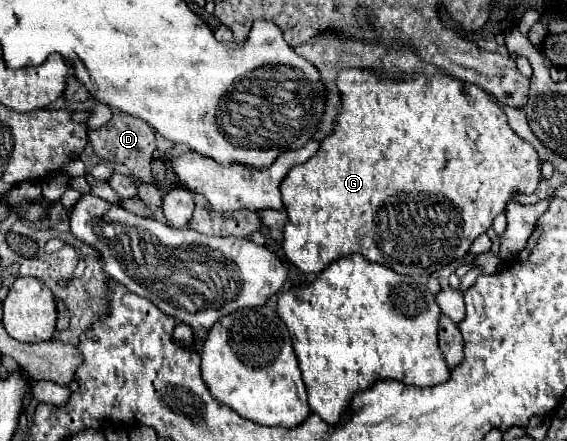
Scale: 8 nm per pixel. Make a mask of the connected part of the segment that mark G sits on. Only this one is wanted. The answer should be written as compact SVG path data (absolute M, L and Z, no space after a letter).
M343 68L337 74L337 90L341 94L341 104L339 104L339 114L335 118L331 134L327 134L321 140L321 146L313 158L309 158L303 164L293 166L281 182L283 204L289 214L289 224L283 228L283 236L285 236L283 250L287 258L301 272L319 274L333 260L357 252L357 254L363 254L367 260L383 264L399 274L413 276L413 278L429 278L435 270L441 270L453 264L455 260L461 260L467 254L471 242L479 234L491 228L495 216L499 216L505 210L515 190L523 194L533 194L541 182L541 160L539 160L537 150L511 130L503 108L495 104L495 100L487 92L483 92L479 86L455 80L451 76L425 76L425 74L403 76L399 74L393 78L383 78L375 70Z

